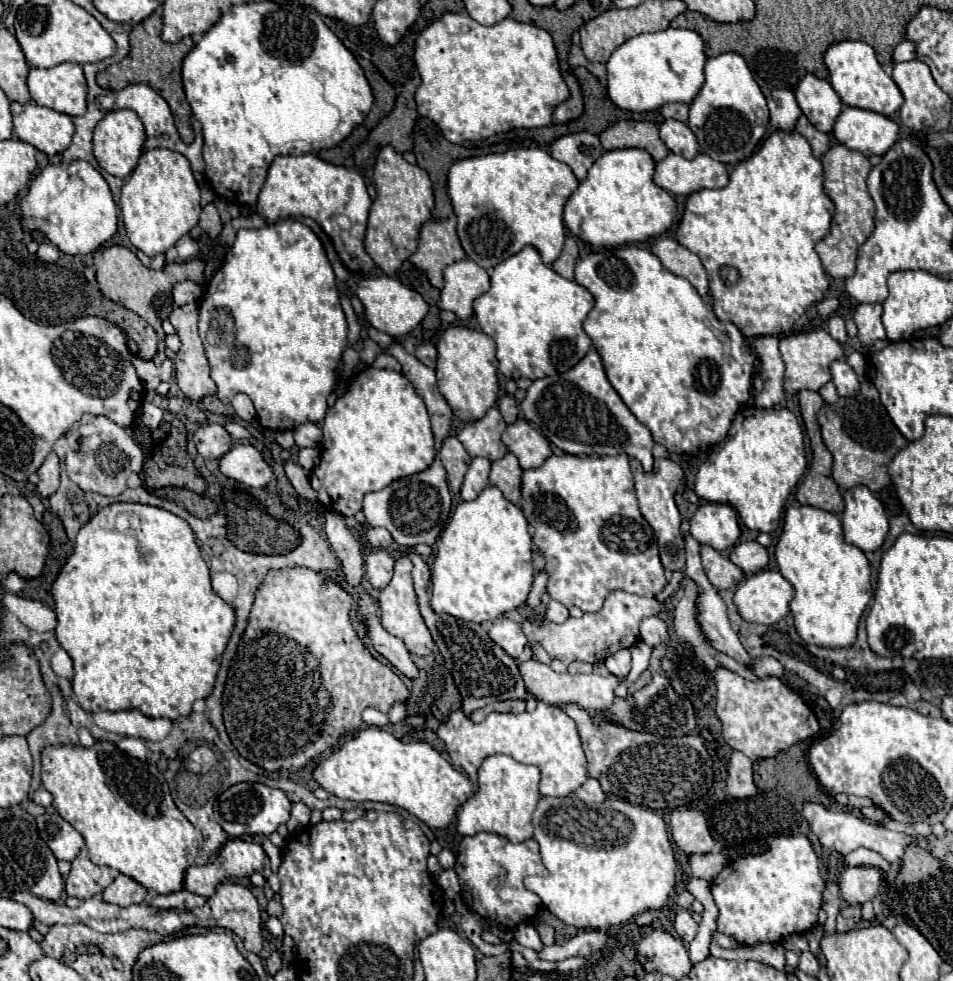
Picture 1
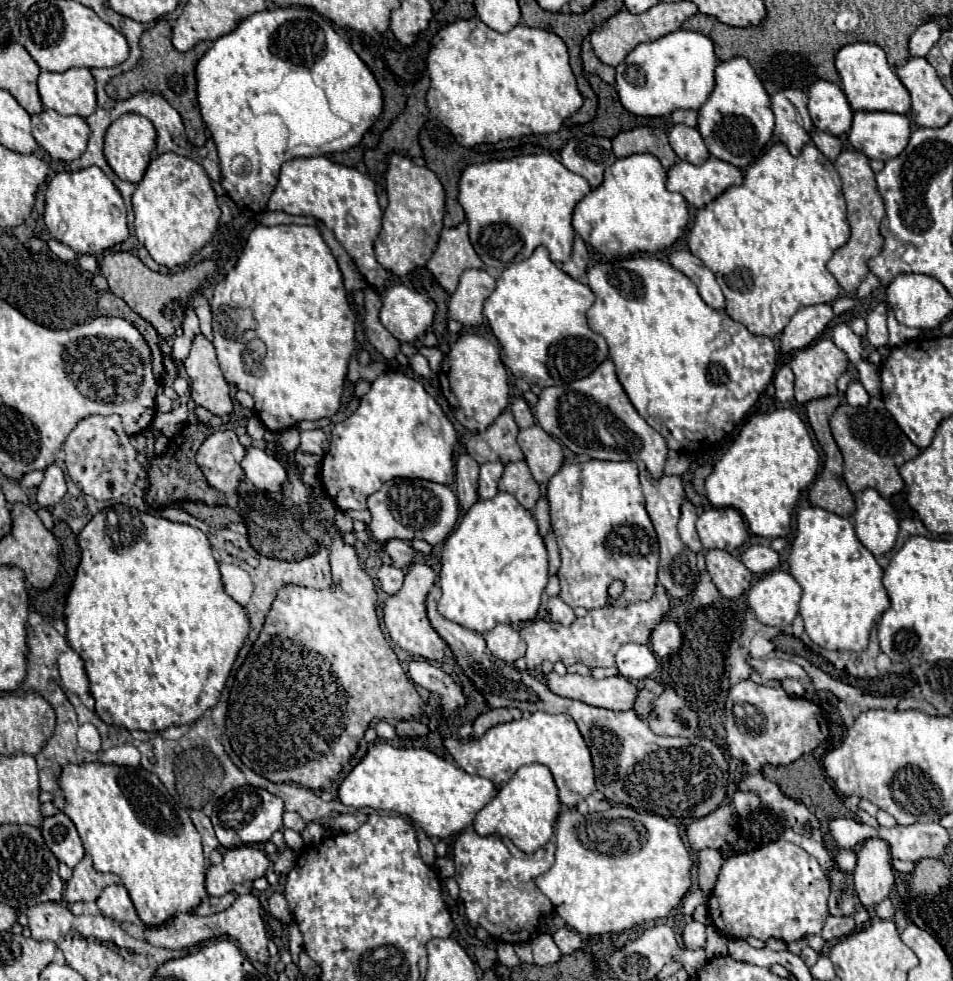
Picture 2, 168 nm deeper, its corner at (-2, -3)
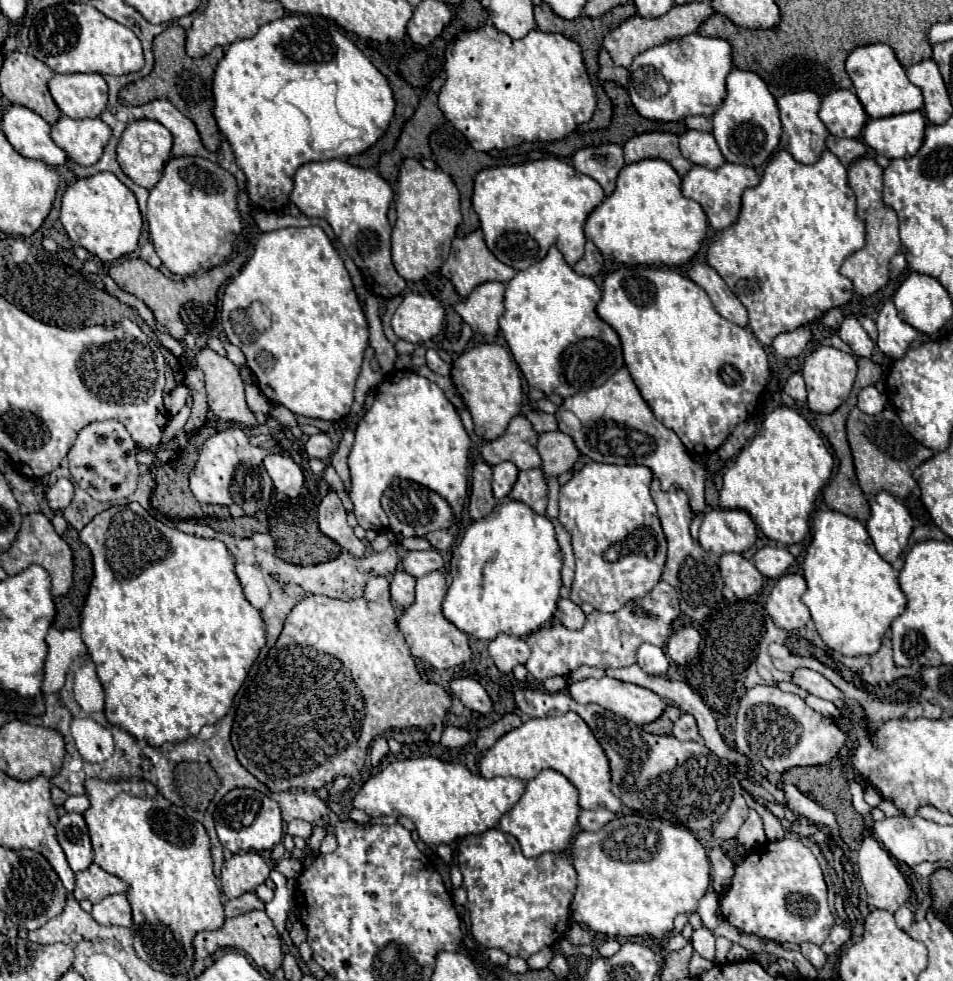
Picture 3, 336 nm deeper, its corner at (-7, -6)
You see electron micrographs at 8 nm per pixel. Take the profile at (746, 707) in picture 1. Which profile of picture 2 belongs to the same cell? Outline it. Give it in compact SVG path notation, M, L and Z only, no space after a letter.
M741 681L735 687L731 687L731 693L727 697L727 711L725 711L725 731L727 731L727 745L729 753L735 759L741 759L751 769L759 771L763 765L789 765L803 757L805 753L815 751L827 737L829 728L826 719L821 715L821 709L803 697L789 697L781 687L767 687L757 685L753 681Z

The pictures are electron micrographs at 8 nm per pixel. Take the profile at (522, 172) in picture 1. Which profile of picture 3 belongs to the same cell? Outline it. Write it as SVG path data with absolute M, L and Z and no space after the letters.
M555 157L486 168L476 174L472 194L472 206L480 218L488 250L514 270L540 262L554 242L566 264L574 266L584 254L584 220L602 200L604 190L596 180Z

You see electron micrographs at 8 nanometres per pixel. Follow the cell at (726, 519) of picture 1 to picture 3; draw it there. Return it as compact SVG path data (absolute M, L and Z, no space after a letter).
M710 510L700 524L700 546L706 552L722 556L726 552L744 552L756 542L756 526L744 510Z

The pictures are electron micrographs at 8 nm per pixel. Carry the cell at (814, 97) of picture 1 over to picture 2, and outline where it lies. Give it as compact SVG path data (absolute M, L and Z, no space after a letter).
M815 81L809 87L809 115L813 125L831 135L843 135L851 129L853 109L837 83Z

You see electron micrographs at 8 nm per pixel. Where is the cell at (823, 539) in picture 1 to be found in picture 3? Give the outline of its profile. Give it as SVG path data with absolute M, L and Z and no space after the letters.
M834 510L816 512L812 518L812 542L806 548L802 570L808 584L802 602L808 606L824 644L844 656L876 654L890 622L904 612L906 598L898 586L898 572L876 552L864 524Z

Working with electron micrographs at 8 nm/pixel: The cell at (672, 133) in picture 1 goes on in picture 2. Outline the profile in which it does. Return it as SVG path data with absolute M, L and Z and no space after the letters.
M675 125L669 131L669 143L671 143L673 151L677 153L677 157L681 161L701 165L701 163L705 163L709 159L709 151L707 151L707 147L703 143L703 137L695 127Z

